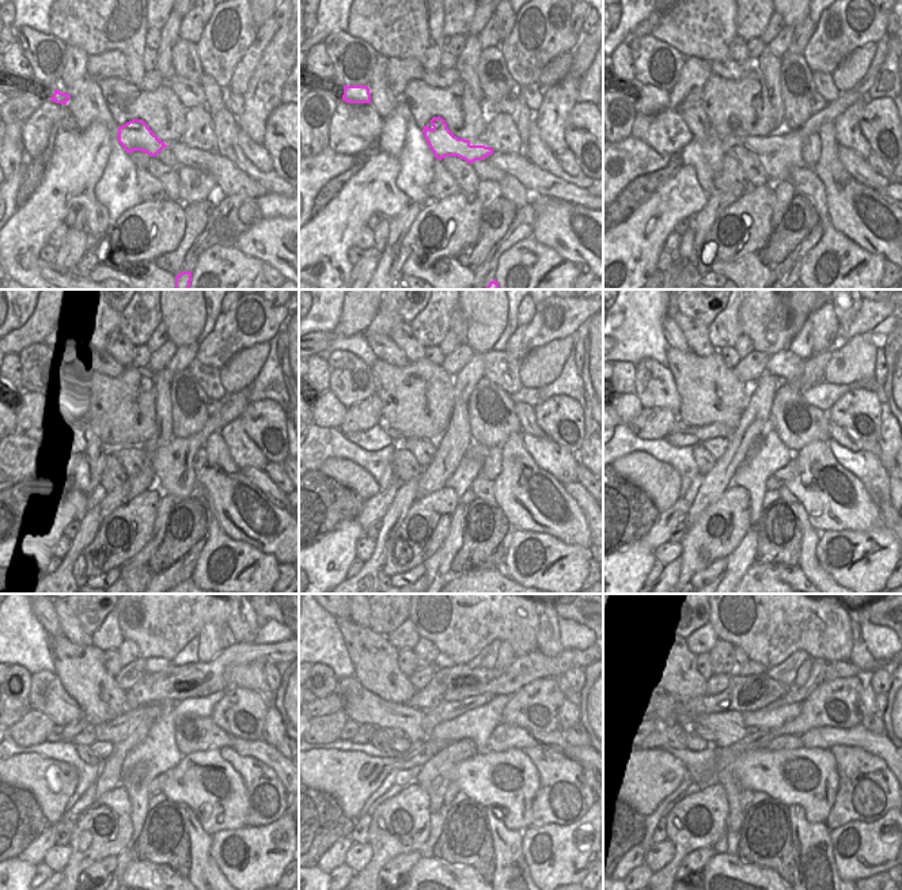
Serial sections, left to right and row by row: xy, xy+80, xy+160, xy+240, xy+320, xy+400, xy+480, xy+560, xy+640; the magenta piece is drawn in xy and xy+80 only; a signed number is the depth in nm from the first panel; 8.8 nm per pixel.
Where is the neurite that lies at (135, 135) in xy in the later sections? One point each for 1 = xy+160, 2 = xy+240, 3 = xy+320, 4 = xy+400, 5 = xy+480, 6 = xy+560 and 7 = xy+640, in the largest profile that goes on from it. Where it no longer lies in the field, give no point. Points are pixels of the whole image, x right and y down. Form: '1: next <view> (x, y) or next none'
1: next xy+160 (772, 159)
2: next xy+240 (166, 477)
3: next xy+320 (482, 488)
4: next xy+400 (808, 563)
5: next xy+480 (203, 868)
6: next xy+560 (511, 870)
7: next xy+640 (815, 870)

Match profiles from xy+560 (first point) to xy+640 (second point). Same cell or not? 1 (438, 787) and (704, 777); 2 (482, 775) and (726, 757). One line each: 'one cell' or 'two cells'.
1: two cells
2: one cell

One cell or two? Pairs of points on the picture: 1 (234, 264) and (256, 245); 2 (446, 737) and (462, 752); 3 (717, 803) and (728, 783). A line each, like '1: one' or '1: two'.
1: two
2: two
3: two

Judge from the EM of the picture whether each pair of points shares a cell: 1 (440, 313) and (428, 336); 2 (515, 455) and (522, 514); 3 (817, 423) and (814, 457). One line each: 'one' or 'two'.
1: one
2: one
3: two

